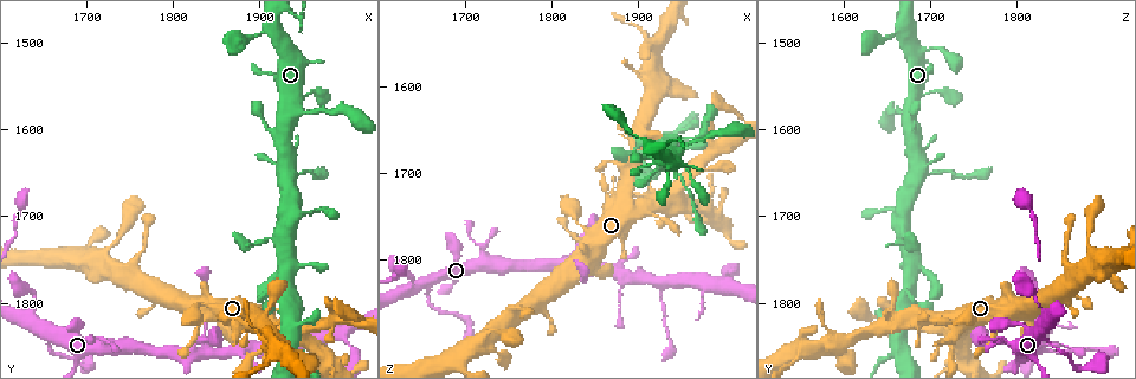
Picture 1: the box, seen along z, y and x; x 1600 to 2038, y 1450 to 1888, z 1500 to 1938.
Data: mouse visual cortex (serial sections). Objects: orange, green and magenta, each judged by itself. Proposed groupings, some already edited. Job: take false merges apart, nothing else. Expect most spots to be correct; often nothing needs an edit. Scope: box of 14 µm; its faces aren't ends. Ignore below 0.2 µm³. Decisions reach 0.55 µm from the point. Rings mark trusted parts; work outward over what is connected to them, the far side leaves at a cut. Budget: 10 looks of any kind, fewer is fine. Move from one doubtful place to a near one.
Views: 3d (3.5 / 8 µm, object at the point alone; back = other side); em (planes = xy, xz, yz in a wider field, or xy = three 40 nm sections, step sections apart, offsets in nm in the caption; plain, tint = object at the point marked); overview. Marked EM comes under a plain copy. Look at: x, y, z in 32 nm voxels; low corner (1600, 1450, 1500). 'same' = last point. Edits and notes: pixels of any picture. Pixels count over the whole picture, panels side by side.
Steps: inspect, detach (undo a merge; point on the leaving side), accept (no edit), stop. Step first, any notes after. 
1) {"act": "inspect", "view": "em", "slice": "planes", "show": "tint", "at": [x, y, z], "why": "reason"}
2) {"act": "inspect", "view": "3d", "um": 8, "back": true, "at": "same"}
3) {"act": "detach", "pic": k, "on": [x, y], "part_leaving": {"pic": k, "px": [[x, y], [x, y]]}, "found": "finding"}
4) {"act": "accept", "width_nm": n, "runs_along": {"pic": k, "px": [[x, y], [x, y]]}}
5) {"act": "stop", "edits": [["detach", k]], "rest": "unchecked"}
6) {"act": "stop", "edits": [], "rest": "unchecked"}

{"act": "inspect", "view": "3d", "um": 8, "at": [1665, 1840, 1825], "why": "sharp bend"}

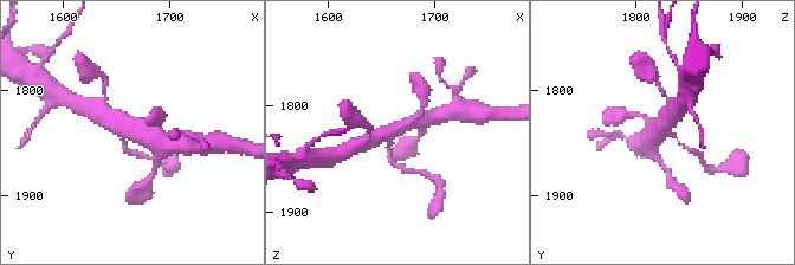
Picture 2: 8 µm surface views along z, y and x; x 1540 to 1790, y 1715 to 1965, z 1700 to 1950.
{"act": "inspect", "view": "em", "slice": "xy", "step": 3, "show": "tint", "at": [1658, 1840, 1828], "arms": 3, "arm_widths_nm": [100, 450, 500], "why": "shape alone is not enough"}

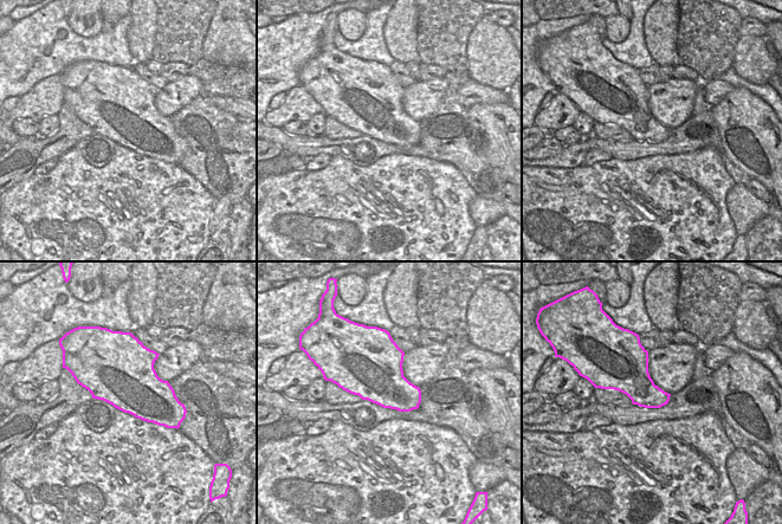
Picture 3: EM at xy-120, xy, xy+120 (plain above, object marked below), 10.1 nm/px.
{"act": "accept", "runs_along": {"pic": 2, "px": [[157, 141], [99, 115]]}, "found": "continuous, no second cell"}

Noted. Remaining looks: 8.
{"act": "inspect", "view": "3d", "um": 3.5, "at": [1720, 1750, 1890], "why": "sharp bend"}

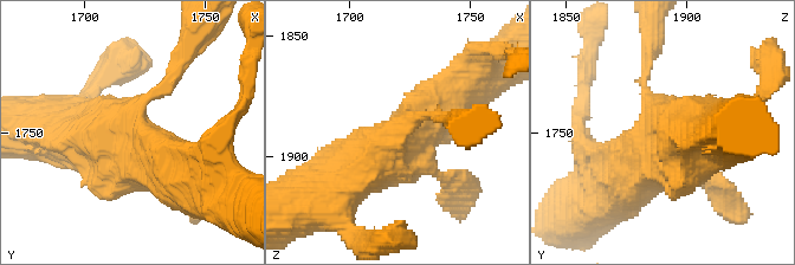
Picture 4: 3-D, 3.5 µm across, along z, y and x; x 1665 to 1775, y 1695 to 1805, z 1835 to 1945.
{"act": "inspect", "view": "em", "slice": "planes", "show": "tint", "at": [1721, 1748, 1890]}

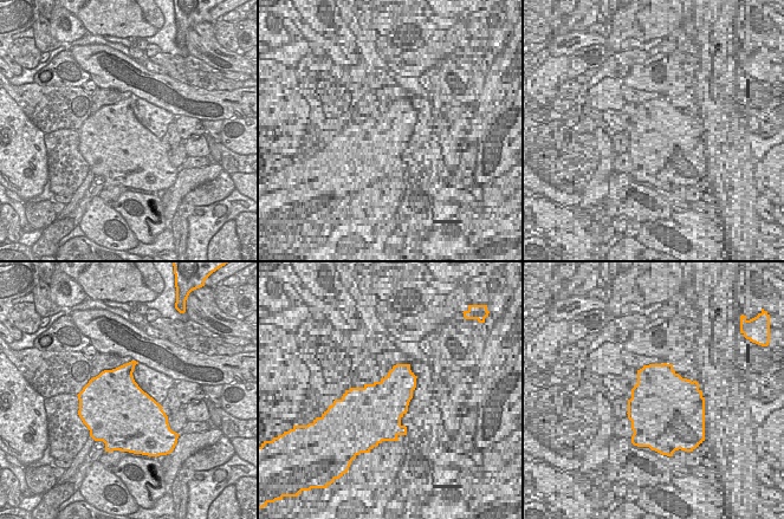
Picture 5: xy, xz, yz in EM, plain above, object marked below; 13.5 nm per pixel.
{"act": "accept", "runs_along": {"pic": 4, "px": [[457, 91], [341, 185]]}, "found": "one cell here"}

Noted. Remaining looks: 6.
{"act": "inspect", "view": "3d", "um": 8, "at": [1945, 1830, 1720], "why": "four arms meet"}

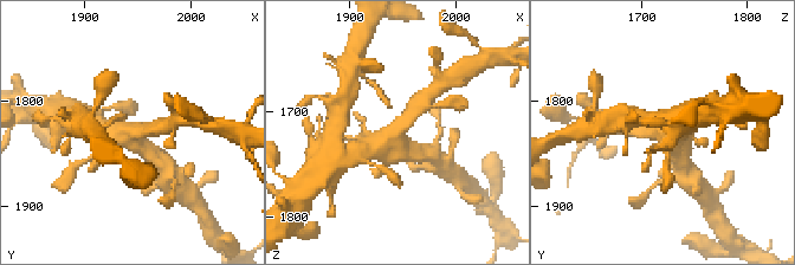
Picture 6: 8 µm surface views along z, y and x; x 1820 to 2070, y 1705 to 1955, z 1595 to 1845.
{"act": "inspect", "view": "3d", "um": 3.5, "at": [1946, 1832, 1718]}

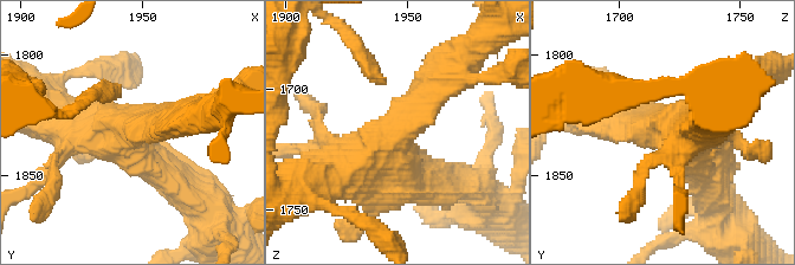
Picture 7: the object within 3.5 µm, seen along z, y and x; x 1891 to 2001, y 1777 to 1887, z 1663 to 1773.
{"act": "inspect", "view": "em", "slice": "xy", "step": 1, "show": "tint", "at": [1945, 1831, 1718], "why": "now the EM"}

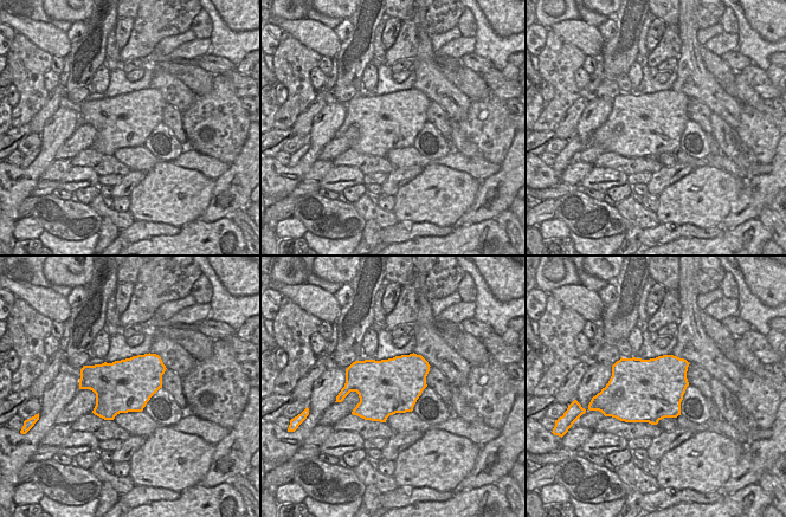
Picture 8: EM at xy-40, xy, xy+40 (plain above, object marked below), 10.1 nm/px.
{"act": "accept", "runs_along": {"pic": 7, "px": [[312, 181], [379, 154], [433, 90]]}, "found": "all the same cell"}

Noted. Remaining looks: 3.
{"act": "inspect", "view": "em", "slice": "xy", "step": 2, "show": "tint", "at": [1945, 1580, 1675], "why": "three arms meet"}

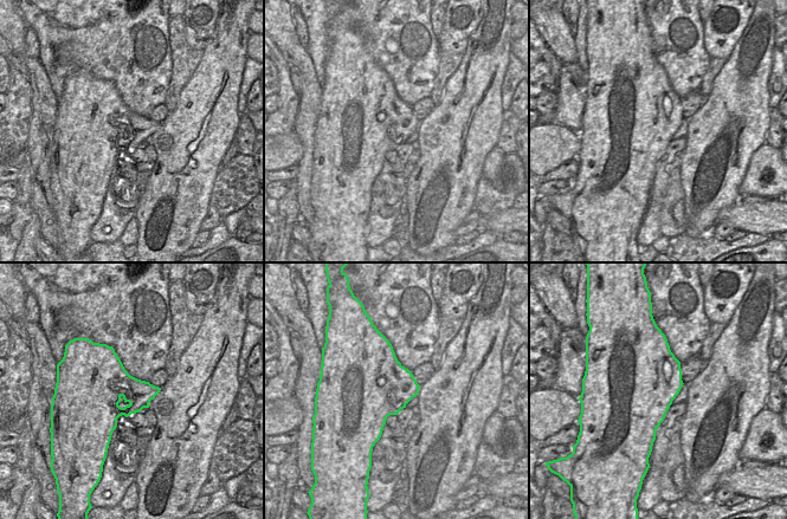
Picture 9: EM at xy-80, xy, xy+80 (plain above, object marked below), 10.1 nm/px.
{"act": "inspect", "view": "3d", "um": 3.5, "at": "same", "why": "see where the arms go"}

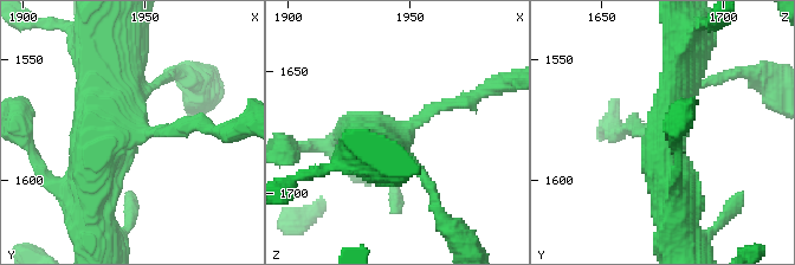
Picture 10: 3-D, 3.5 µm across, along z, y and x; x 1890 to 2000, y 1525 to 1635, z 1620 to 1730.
{"act": "accept", "found": "all the same cell"}

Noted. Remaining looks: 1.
{"act": "stop", "edits": [], "rest": "unchecked"}

